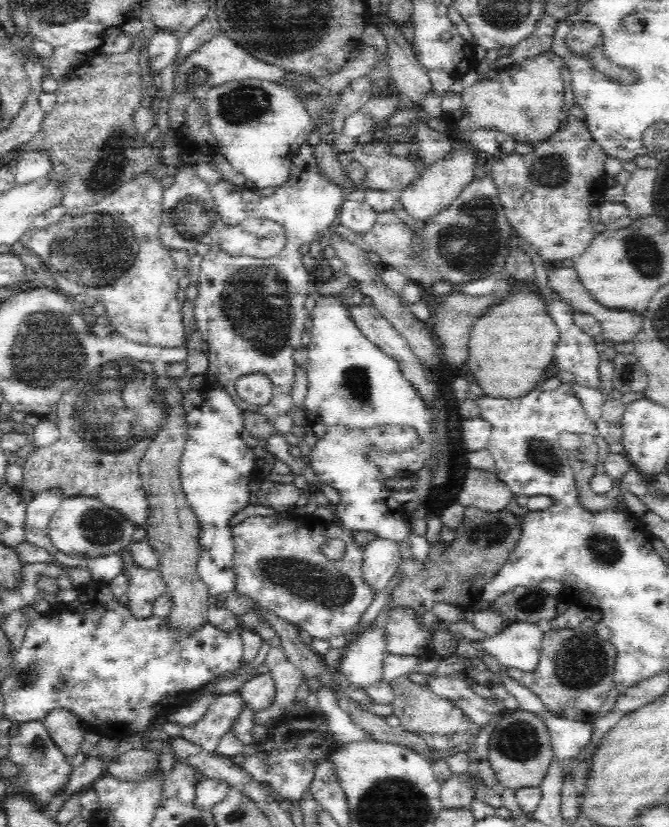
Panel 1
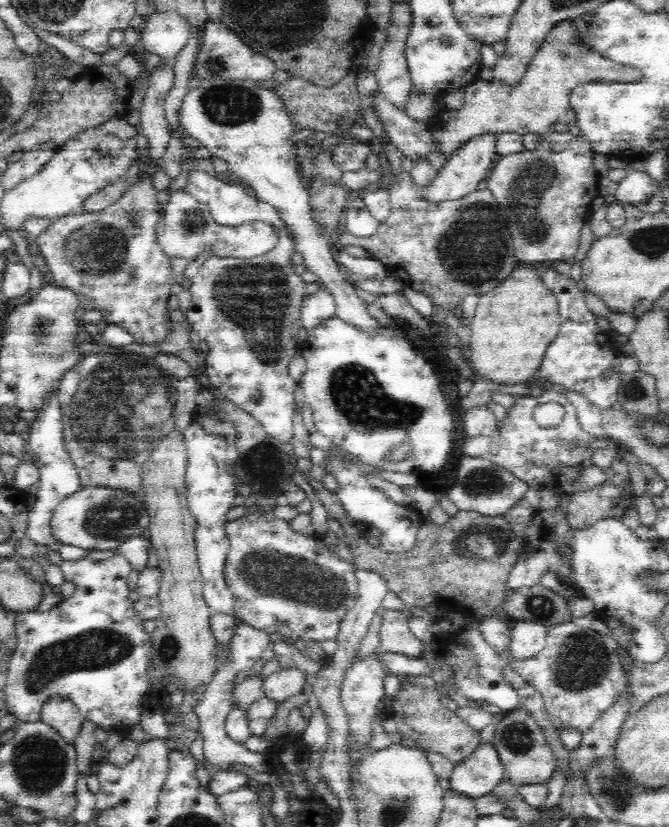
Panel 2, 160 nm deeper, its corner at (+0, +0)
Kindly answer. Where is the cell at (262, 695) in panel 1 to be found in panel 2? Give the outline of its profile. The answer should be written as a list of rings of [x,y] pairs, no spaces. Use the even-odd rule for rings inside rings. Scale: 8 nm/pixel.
[[[295,666],[280,668],[267,676],[264,681],[265,696],[278,703],[292,695],[302,693],[309,675]]]

